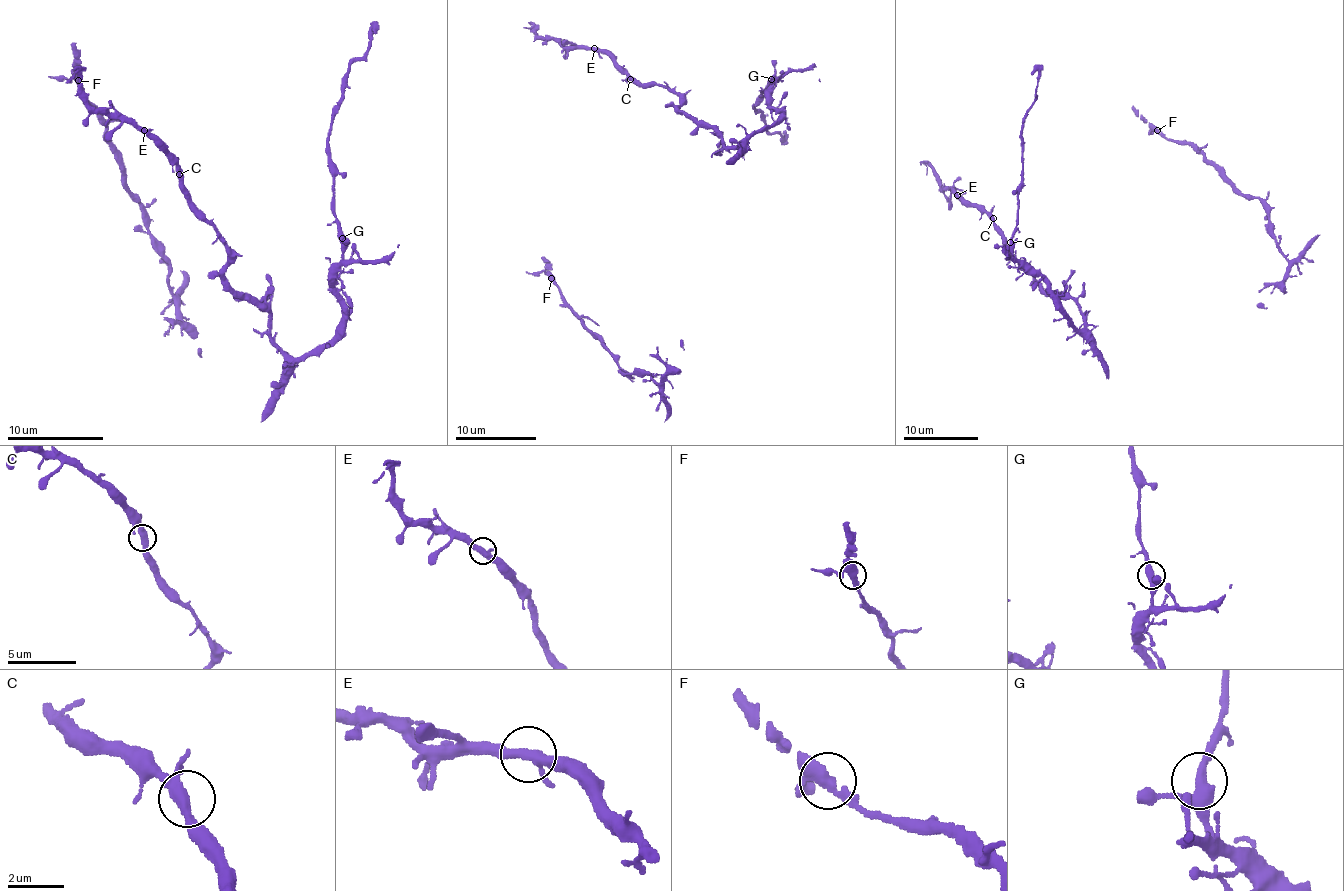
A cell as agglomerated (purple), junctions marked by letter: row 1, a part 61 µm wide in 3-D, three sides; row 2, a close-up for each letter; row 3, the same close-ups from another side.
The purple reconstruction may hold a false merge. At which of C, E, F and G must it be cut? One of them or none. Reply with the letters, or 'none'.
none

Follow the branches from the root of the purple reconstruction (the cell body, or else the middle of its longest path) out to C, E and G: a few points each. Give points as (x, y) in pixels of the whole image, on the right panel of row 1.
C: (1089, 310), (1082, 314), (1071, 298), (1050, 295), (1042, 289), (1005, 246), (1004, 237), (994, 225), (993, 218)
E: (1089, 310), (1082, 314), (1071, 298), (1050, 295), (1042, 289), (1005, 246), (994, 220), (957, 195)
G: (1089, 310), (1084, 314), (1086, 325), (1077, 329), (1050, 283), (1021, 263), (1012, 253), (1010, 242)

